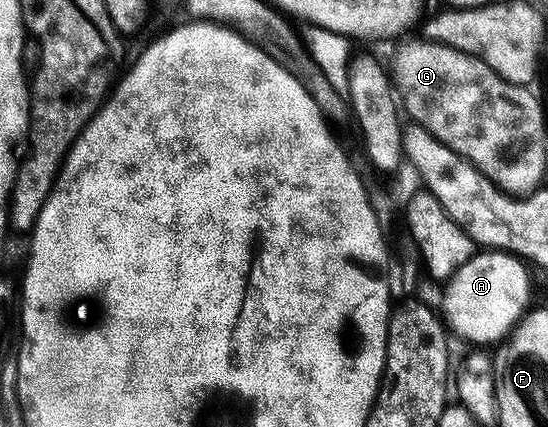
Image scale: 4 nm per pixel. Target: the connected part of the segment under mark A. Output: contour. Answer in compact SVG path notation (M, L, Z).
M489 250L488 252L474 253L473 257L465 261L464 264L460 266L460 268L454 272L452 278L448 279L448 281L444 283L445 314L443 310L443 318L444 318L444 321L447 323L448 329L452 331L452 333L454 330L454 332L457 333L459 337L466 338L466 340L461 339L461 340L464 340L466 343L469 343L469 342L493 342L492 344L500 343L502 339L504 339L506 335L508 335L509 331L512 330L513 327L516 326L517 323L521 321L523 315L526 313L527 307L530 305L530 303L528 304L529 302L529 274L527 271L525 271L525 266L526 266L526 263L522 261L522 259L508 252L502 252L500 250Z

